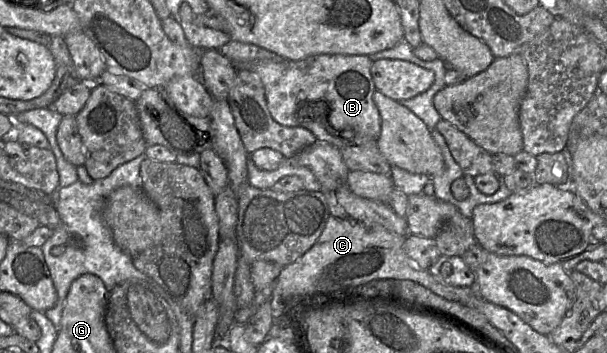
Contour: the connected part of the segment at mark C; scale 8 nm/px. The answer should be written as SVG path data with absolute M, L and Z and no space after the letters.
M330 215L317 242L295 262L283 267L271 284L273 317L279 300L314 291L332 291L344 286L358 287L382 279L410 280L444 299L475 308L478 296L476 286L454 287L435 278L406 255L404 241L404 236L381 226L369 226Z

